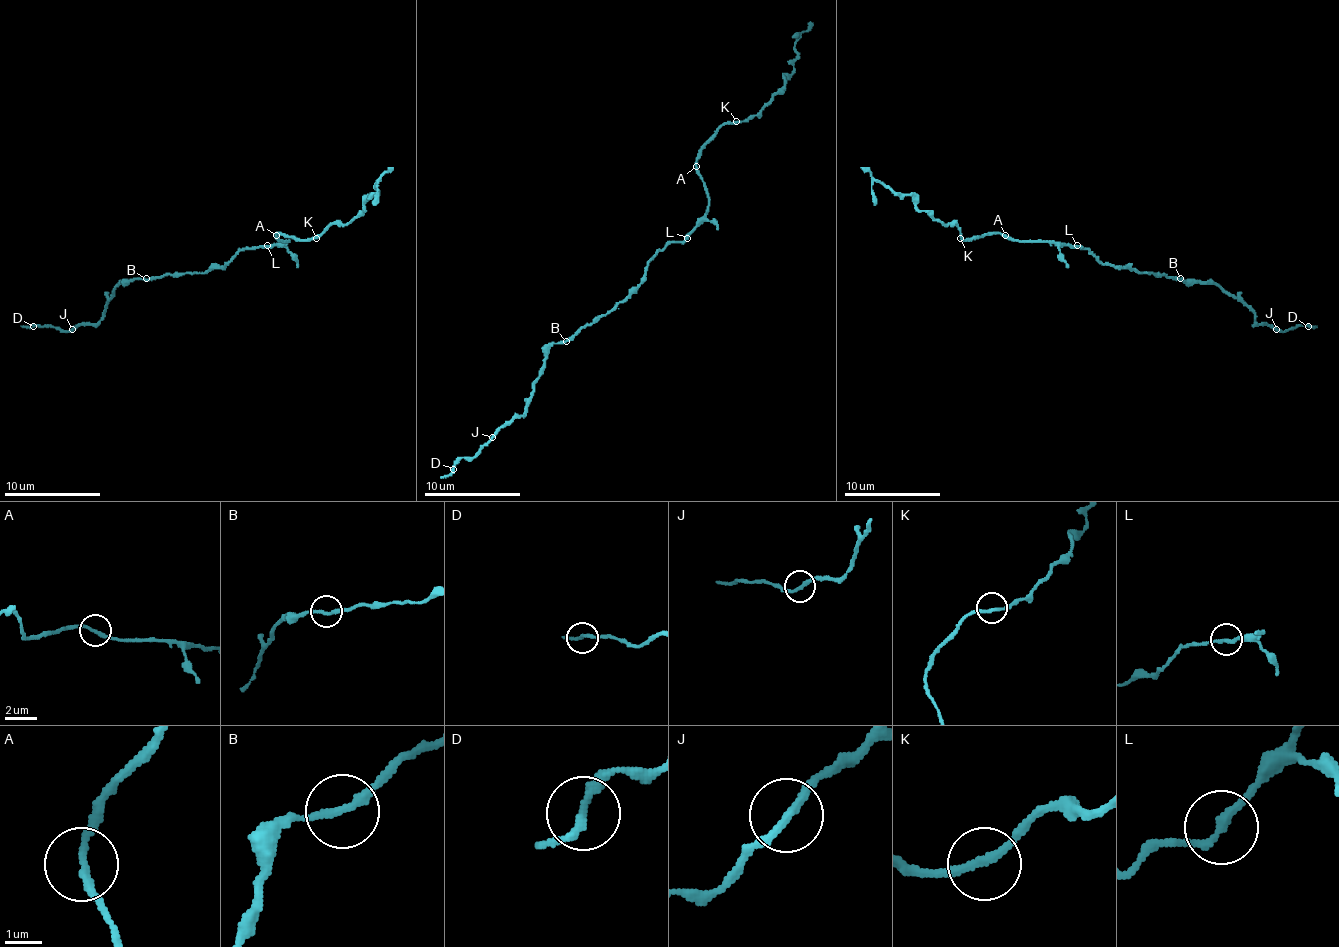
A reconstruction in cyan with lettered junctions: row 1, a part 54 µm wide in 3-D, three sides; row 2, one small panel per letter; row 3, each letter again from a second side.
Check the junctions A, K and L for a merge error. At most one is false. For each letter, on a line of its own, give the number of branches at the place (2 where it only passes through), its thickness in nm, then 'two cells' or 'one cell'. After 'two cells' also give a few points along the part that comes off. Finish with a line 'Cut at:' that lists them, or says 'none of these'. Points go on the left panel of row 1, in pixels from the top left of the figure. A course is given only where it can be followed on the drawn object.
A: 2 | 200 nm | one cell
K: 2 | 200 nm | one cell
L: 2 | 220 nm | one cell
Cut at: none of these

